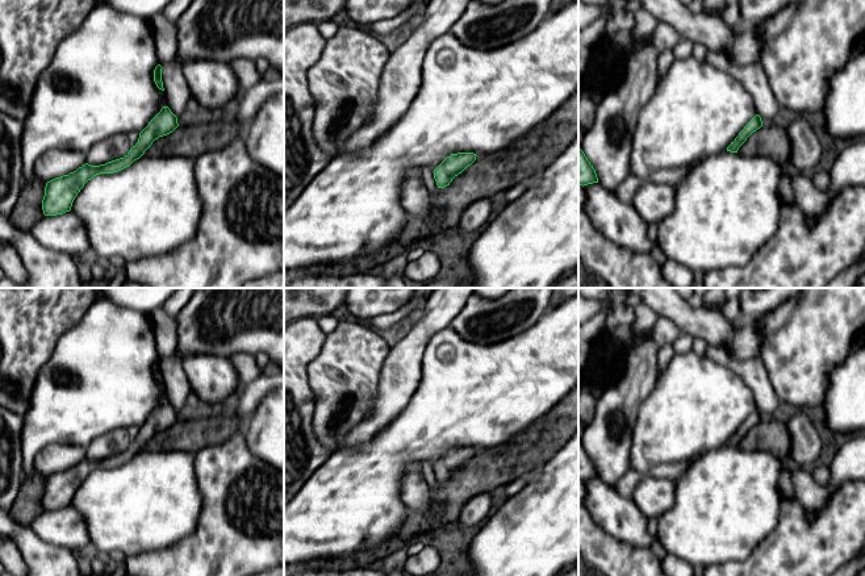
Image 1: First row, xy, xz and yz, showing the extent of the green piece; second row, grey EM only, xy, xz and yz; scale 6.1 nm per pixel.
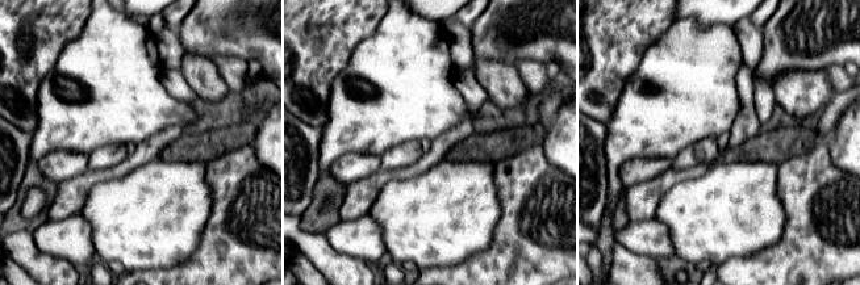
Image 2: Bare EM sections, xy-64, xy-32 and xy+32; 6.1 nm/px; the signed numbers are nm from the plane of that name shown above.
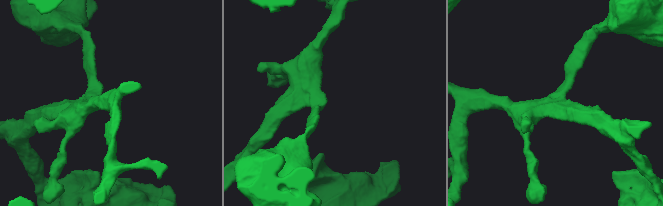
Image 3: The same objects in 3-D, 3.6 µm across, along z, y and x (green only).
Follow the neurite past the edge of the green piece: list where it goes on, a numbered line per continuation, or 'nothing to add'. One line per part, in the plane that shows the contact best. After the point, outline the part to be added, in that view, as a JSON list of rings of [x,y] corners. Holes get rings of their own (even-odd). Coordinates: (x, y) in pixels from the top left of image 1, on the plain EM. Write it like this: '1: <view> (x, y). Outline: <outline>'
nothing to add

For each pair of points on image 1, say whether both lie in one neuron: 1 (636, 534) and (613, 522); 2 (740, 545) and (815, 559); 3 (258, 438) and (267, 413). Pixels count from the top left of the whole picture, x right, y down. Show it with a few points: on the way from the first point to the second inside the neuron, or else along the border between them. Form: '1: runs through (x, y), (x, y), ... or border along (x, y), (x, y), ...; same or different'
1: runs through (631, 529), (618, 528); same
2: border along (777, 526), (743, 560), (728, 562); different
3: runs through (264, 432), (267, 429), (267, 420); same

